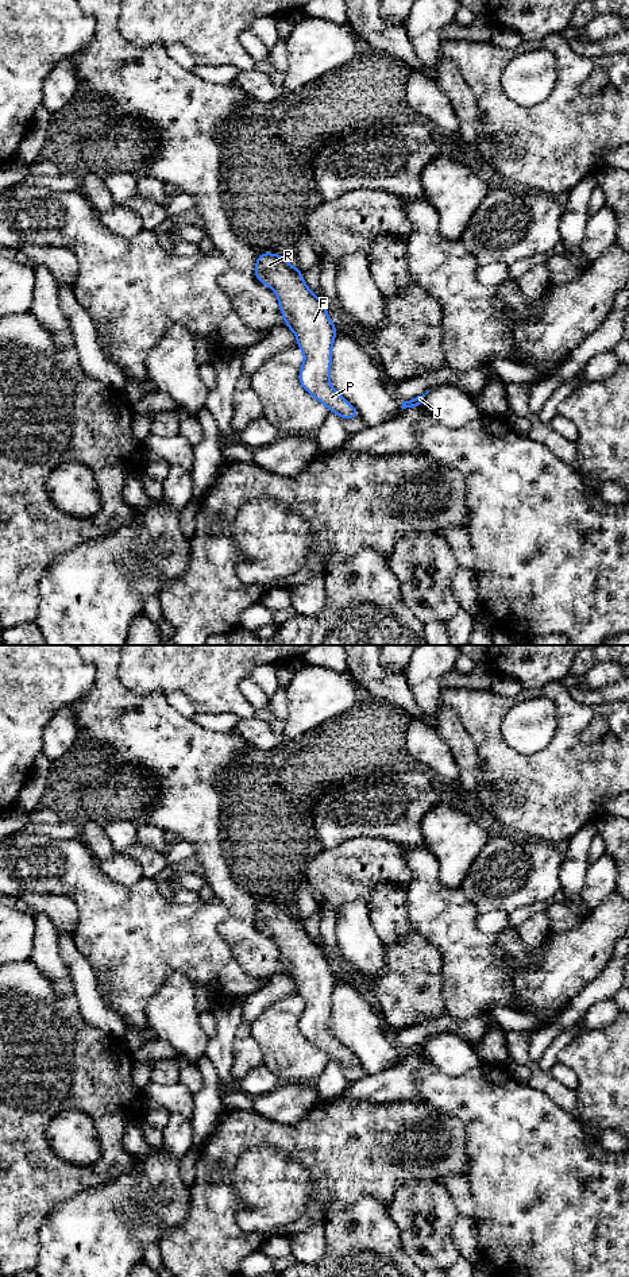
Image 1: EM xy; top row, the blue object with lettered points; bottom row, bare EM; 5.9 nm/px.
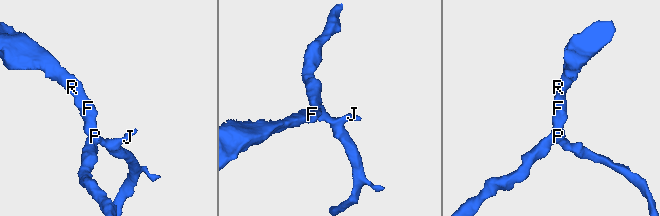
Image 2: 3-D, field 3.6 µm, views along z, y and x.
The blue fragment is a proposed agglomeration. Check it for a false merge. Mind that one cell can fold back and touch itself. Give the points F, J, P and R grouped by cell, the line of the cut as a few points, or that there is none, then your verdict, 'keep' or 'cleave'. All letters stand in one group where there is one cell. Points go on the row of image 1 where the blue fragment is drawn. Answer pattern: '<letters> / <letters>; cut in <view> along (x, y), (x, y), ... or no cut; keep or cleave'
F J P R; no cut; keep

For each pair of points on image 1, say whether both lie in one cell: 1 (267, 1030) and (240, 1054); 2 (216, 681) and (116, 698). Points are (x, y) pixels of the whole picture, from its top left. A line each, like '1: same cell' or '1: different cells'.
1: different cells
2: different cells

